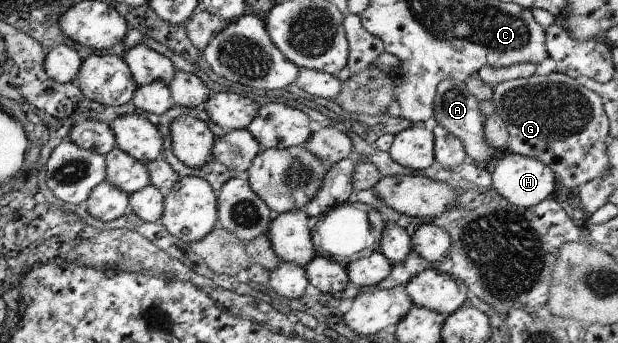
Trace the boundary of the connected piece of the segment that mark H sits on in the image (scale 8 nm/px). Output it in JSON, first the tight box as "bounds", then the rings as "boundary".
{"bounds":[490,150,555,207],"boundary":[[[504,150],[490,167],[492,172],[492,186],[501,198],[512,205],[528,207],[539,205],[544,199],[551,198],[555,191],[555,174],[553,170],[535,158],[513,154]]]}

